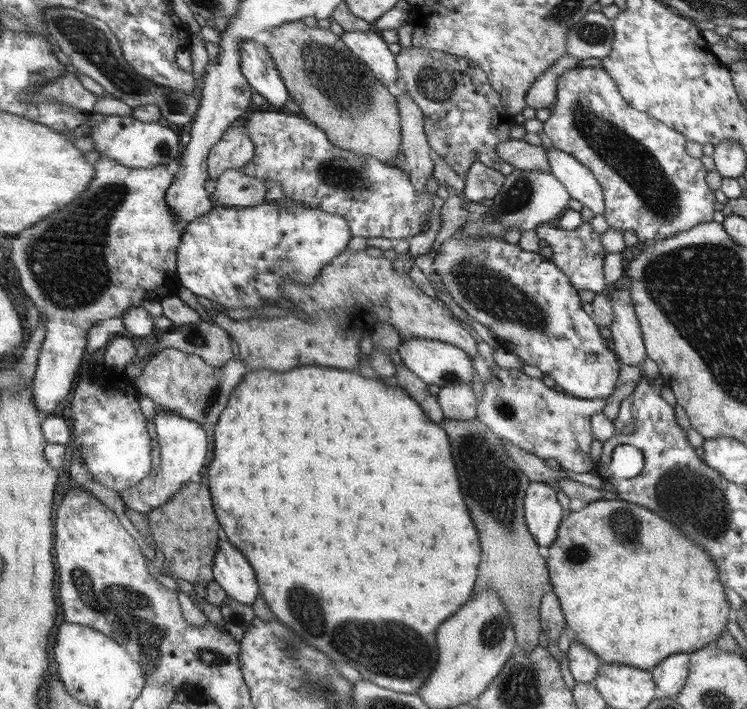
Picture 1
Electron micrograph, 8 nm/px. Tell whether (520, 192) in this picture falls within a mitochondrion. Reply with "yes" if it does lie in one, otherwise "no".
yes

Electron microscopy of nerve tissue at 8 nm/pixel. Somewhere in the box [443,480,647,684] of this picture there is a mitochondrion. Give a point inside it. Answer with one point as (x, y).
(626, 526)

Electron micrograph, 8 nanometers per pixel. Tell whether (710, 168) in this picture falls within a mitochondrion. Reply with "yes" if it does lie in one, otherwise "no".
no

